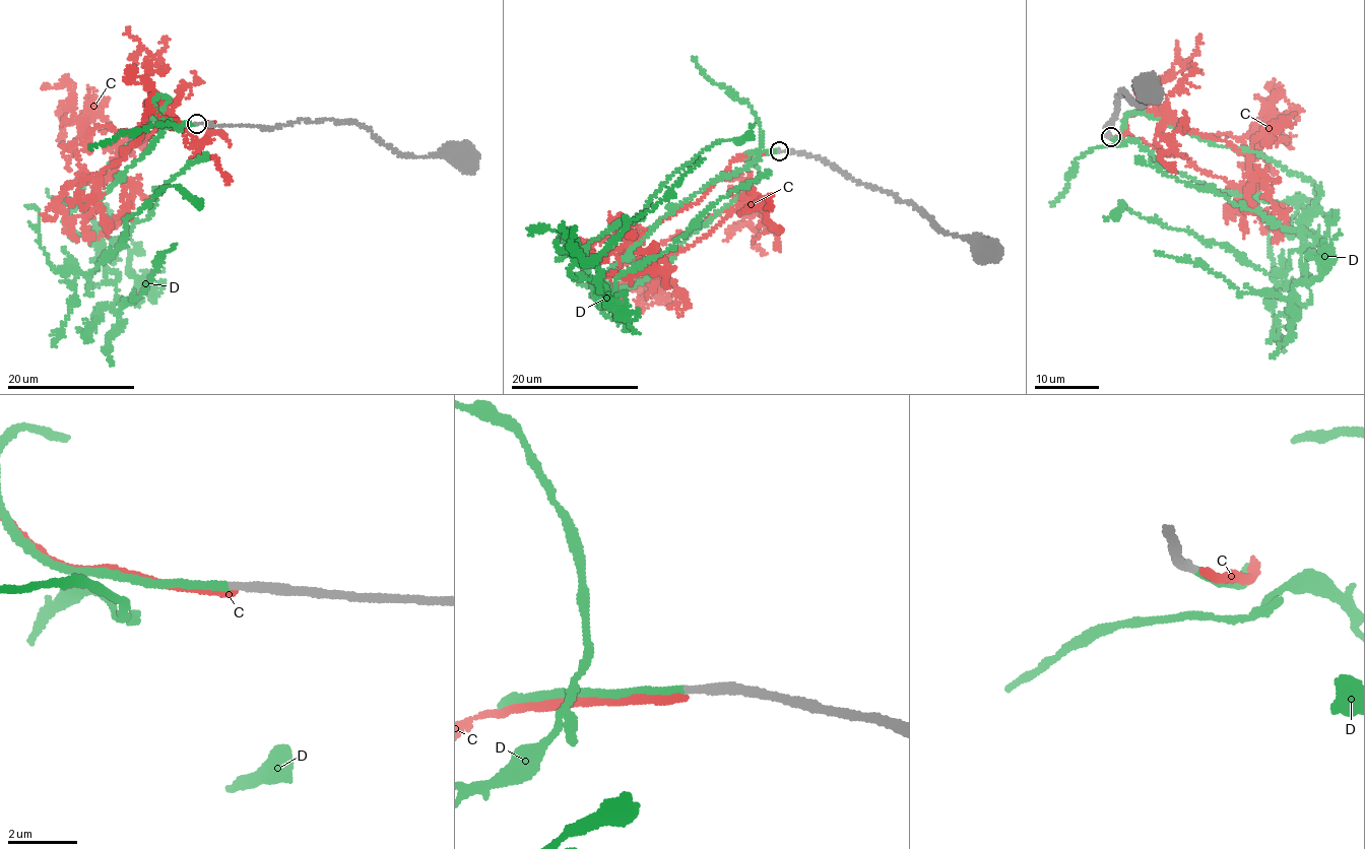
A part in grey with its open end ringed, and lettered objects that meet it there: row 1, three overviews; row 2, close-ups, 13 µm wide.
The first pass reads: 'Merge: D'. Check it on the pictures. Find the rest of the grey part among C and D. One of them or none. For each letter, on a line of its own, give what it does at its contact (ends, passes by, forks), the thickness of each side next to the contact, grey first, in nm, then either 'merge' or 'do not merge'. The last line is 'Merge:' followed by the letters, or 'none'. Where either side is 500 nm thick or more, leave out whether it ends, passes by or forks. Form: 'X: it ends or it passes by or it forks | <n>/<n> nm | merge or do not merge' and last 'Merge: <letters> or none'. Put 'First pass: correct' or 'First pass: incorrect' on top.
First pass: correct
C: it ends | 240/240 nm | do not merge
D: it ends | 220/240 nm | merge
Merge: D

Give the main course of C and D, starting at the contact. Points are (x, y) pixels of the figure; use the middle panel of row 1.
C: (780, 152), (743, 156), (748, 192), (691, 232), (665, 240), (642, 268), (646, 287), (625, 286), (622, 275)
D: (780, 151), (745, 155), (755, 182), (597, 304), (585, 269), (600, 279), (760, 145), (693, 57)

